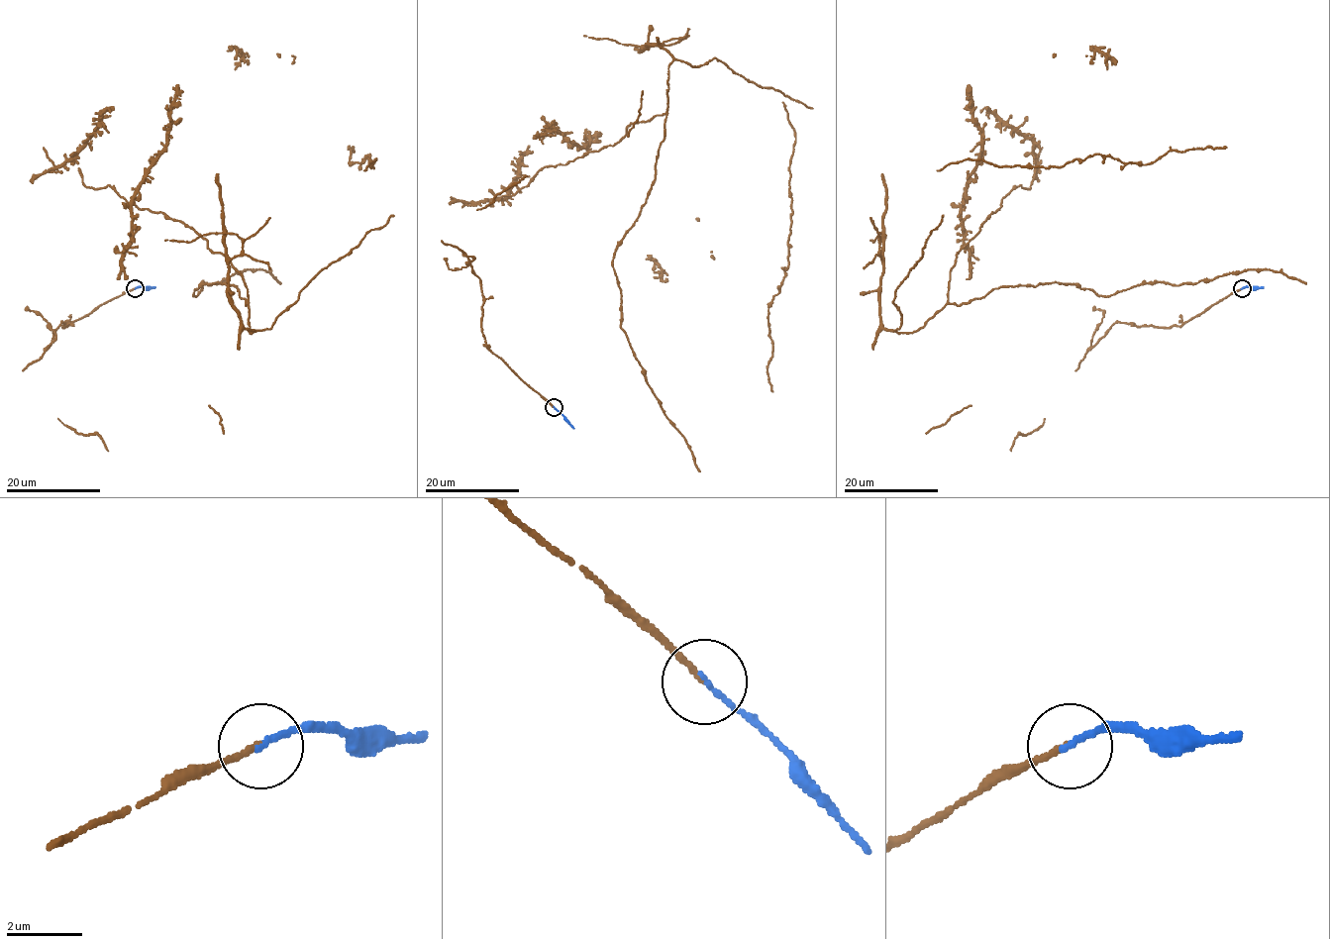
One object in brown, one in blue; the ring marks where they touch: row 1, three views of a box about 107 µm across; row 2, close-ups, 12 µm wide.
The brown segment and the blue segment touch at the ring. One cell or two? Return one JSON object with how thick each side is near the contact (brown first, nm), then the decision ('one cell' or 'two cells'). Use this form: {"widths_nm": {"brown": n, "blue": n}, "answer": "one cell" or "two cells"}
{"widths_nm": {"brown": 140, "blue": 150}, "answer": "one cell"}

